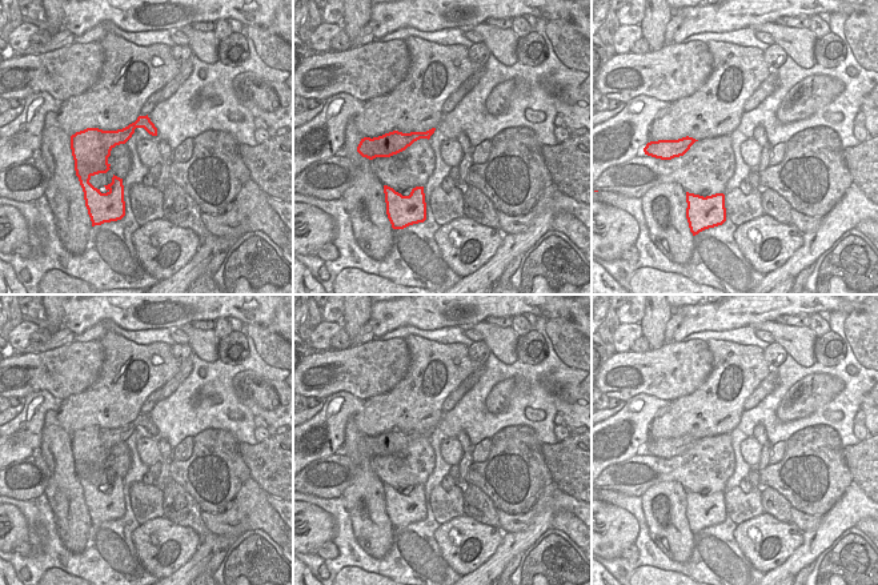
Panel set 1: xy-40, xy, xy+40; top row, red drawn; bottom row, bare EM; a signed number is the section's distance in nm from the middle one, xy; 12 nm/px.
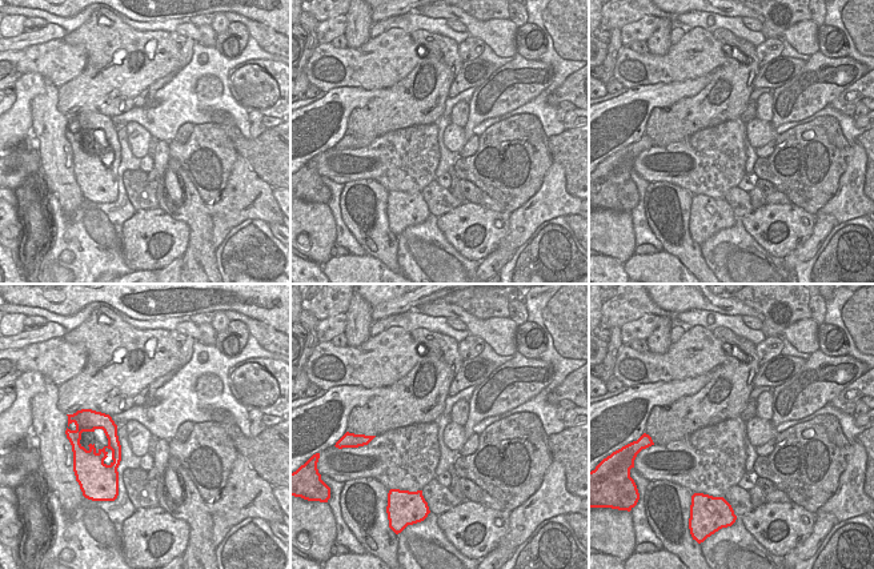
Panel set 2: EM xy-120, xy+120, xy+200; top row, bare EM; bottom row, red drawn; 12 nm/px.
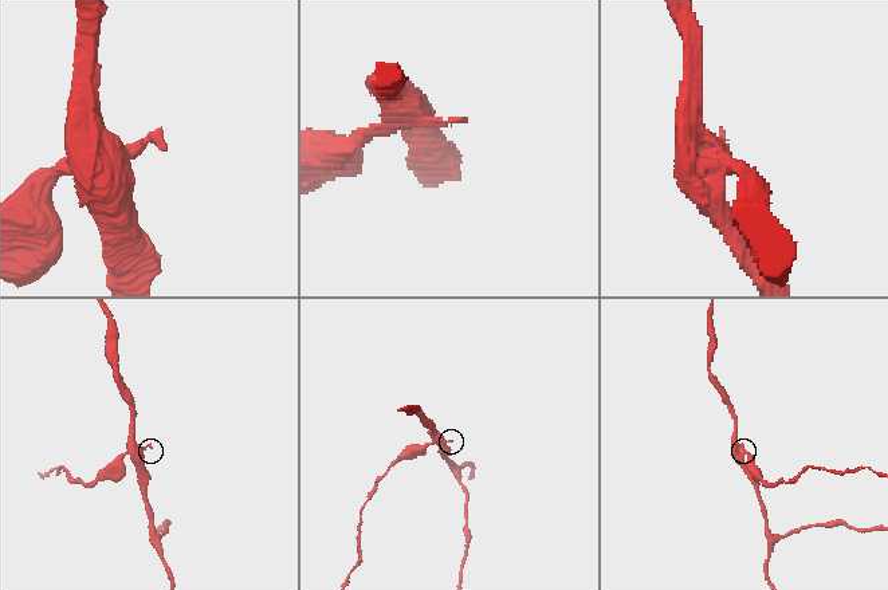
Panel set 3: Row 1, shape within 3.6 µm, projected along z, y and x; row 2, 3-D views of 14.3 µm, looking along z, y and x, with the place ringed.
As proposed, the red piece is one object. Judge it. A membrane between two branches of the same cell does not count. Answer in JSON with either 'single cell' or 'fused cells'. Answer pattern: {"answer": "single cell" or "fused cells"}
{"answer": "fused cells"}

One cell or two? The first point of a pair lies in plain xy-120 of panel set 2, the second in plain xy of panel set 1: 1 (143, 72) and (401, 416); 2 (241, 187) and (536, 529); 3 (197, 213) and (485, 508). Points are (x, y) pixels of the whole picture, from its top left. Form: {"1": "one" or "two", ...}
{"1": "one", "2": "two", "3": "one"}

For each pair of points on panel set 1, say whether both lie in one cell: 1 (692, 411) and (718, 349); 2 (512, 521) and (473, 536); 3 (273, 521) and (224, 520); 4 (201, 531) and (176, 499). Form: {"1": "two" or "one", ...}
{"1": "one", "2": "two", "3": "one", "4": "one"}

